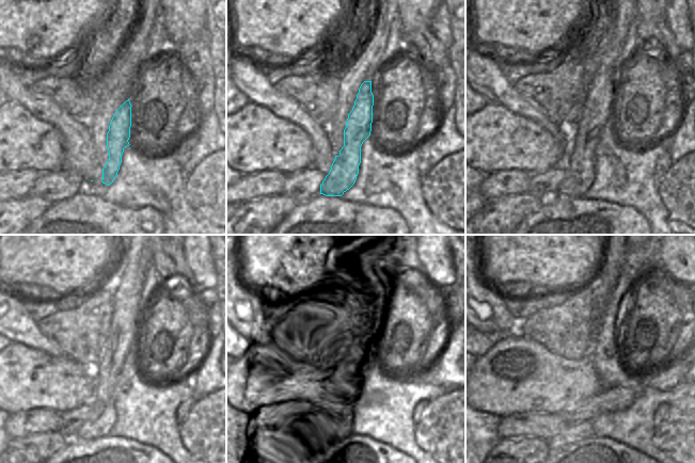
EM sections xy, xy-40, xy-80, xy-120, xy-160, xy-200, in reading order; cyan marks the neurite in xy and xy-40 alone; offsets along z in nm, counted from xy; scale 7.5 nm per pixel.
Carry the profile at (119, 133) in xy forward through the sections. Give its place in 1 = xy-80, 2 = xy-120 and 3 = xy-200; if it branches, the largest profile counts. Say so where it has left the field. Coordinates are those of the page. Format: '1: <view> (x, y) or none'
1: xy-80 (580, 158)
2: xy-120 (127, 285)
3: xy-200 (610, 269)

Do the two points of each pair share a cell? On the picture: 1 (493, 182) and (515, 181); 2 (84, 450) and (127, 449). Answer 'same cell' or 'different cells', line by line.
1: same cell
2: same cell

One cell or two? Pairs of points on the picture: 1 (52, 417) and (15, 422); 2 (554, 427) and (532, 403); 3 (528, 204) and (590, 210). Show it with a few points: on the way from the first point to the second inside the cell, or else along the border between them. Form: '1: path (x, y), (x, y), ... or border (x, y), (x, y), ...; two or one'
1: path (43, 420), (25, 422); one
2: border (561, 413), (518, 412), (515, 414); two
3: border (542, 205), (522, 221); two

